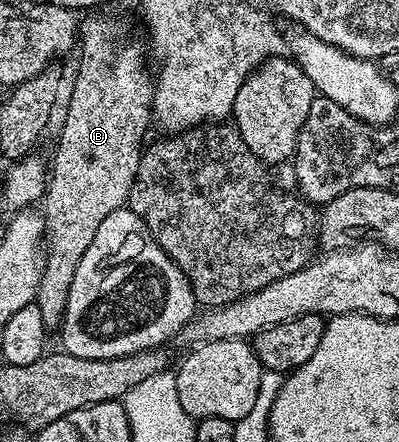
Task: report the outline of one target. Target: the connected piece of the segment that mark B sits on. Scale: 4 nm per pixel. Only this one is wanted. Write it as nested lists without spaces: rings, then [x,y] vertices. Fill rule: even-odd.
[[[109,17],[84,18],[79,25],[81,58],[43,198],[43,264],[35,304],[49,331],[61,328],[75,267],[79,267],[83,251],[91,247],[99,223],[111,211],[126,208],[135,171],[139,171],[141,140],[149,125],[151,129],[155,81],[141,62],[140,47],[133,41],[121,41],[124,37],[124,27]]]

